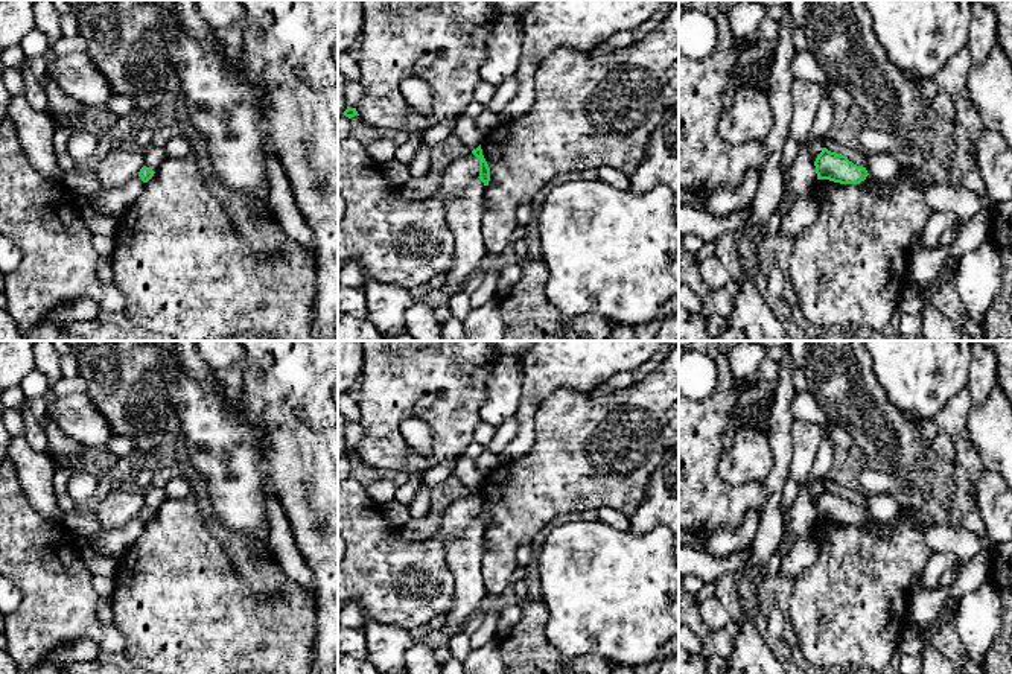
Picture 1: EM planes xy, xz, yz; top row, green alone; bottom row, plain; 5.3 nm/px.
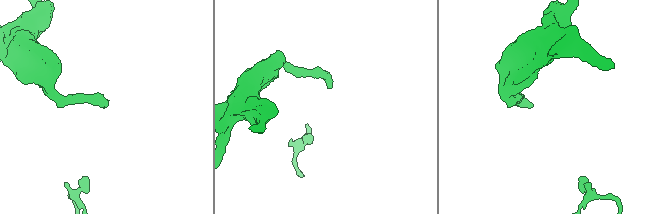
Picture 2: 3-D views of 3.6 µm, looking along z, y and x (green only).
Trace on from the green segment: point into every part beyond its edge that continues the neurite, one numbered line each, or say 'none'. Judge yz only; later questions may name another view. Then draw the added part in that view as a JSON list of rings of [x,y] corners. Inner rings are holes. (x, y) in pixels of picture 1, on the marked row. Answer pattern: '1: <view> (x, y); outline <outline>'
none

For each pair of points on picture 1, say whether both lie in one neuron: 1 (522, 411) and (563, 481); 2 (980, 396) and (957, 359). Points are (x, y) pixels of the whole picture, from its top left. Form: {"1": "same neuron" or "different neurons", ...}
{"1": "different neurons", "2": "different neurons"}

